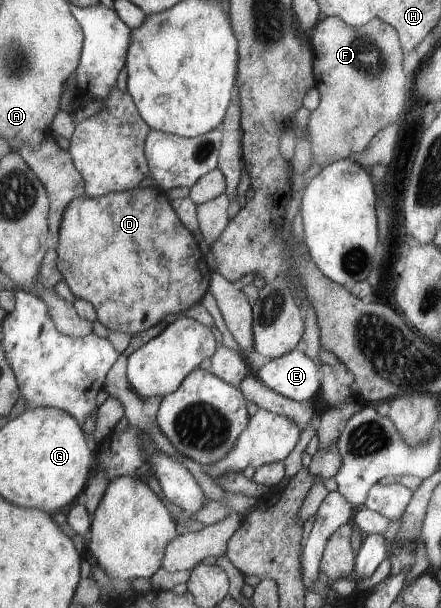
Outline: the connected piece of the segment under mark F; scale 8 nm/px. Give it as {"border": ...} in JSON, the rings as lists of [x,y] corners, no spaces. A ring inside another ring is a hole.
{"border":[[[337,17],[324,18],[311,31],[311,49],[314,50],[315,88],[320,92],[320,105],[310,112],[306,131],[310,134],[311,164],[326,166],[366,150],[384,126],[400,120],[400,114],[406,108],[406,74],[402,68],[400,36],[380,18],[374,18],[360,27],[350,26]]]}

